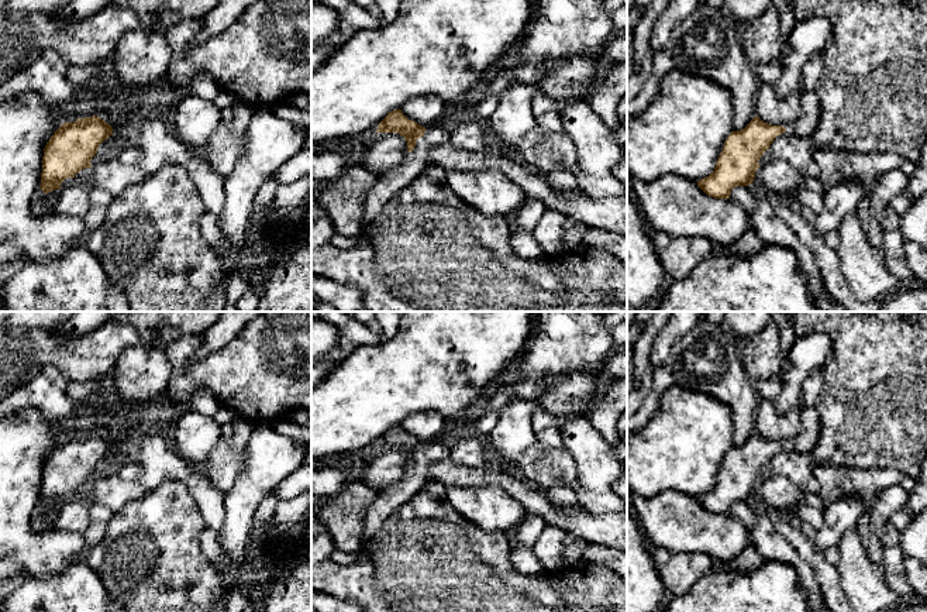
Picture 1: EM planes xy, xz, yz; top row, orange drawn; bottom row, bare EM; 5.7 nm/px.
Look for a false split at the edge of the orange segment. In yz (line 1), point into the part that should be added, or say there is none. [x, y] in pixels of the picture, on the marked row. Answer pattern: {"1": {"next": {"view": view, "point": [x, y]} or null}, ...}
{"1": {"next": null}}

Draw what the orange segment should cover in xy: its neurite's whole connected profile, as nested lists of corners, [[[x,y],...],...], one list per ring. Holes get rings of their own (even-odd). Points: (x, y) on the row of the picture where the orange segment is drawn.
[[[97,116],[63,123],[44,148],[41,190],[61,189],[66,178],[75,178],[85,168],[92,168],[92,158],[99,145],[113,134],[113,127]]]

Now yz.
[[[755,116],[745,128],[728,135],[714,171],[697,180],[697,186],[714,199],[730,199],[733,188],[754,182],[759,158],[785,131],[785,127],[768,124]]]

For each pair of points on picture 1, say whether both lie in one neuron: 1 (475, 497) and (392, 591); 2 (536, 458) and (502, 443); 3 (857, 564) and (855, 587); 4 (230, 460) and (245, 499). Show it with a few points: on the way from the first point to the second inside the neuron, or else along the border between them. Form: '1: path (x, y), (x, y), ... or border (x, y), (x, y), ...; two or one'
1: border (444, 488), (448, 504), (458, 513), (488, 532); two
2: border (536, 440), (521, 456), (513, 471); two
3: path (857, 570), (857, 581); one
4: border (245, 446), (244, 467), (234, 484), (224, 492); two

